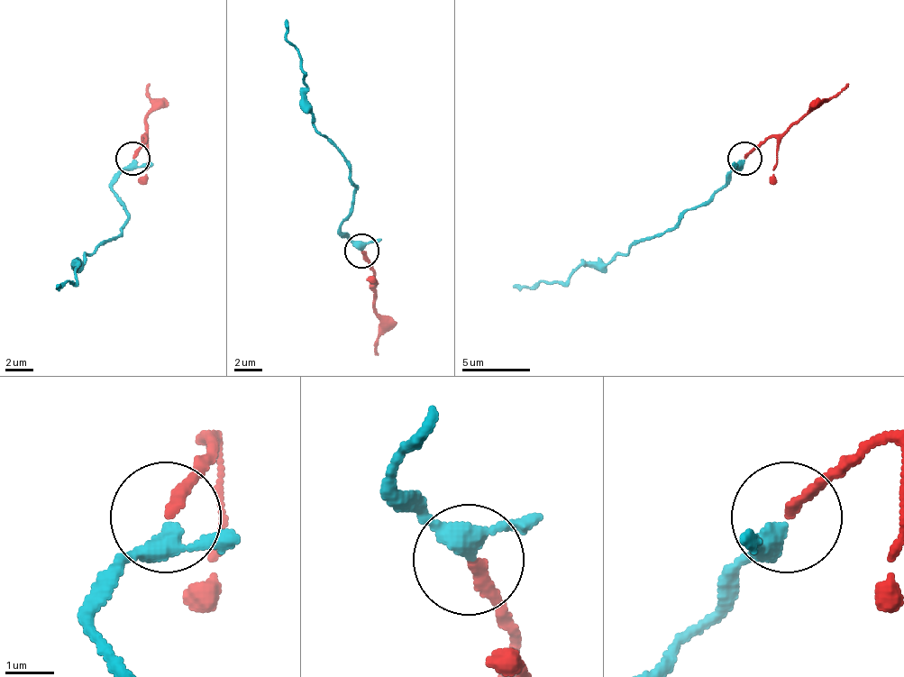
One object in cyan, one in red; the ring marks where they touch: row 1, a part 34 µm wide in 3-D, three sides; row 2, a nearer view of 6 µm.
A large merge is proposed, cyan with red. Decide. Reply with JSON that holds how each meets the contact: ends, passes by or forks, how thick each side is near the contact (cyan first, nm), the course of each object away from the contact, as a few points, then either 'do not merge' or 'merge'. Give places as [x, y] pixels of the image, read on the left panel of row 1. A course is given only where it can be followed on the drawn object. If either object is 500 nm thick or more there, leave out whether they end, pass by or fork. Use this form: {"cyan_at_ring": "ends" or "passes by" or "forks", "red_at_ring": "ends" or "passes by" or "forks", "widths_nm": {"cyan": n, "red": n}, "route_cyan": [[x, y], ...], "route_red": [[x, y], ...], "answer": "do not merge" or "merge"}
{"cyan_at_ring": "passes by", "red_at_ring": "ends", "widths_nm": {"cyan": 320, "red": 200}, "route_cyan": [[133, 160], [113, 185], [123, 202], [123, 229], [79, 263], [76, 279], [68, 279], [59, 287], [59, 283]], "route_red": [[133, 157], [143, 137], [150, 82]], "answer": "merge"}

